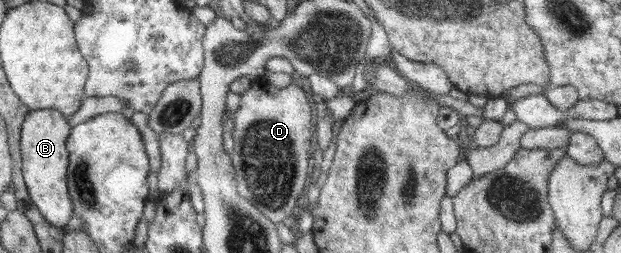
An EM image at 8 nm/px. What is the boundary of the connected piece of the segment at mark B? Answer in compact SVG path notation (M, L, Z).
M49 108L31 110L25 116L20 133L21 172L26 189L42 217L50 225L62 230L67 227L74 215L67 186L69 155L66 143L71 128L60 111Z

